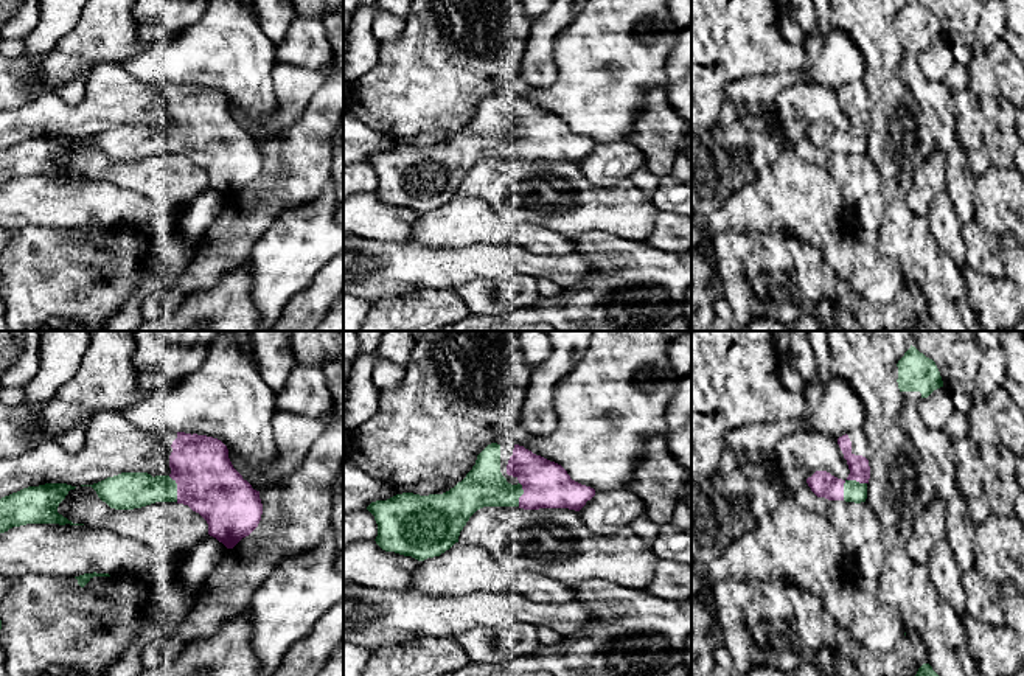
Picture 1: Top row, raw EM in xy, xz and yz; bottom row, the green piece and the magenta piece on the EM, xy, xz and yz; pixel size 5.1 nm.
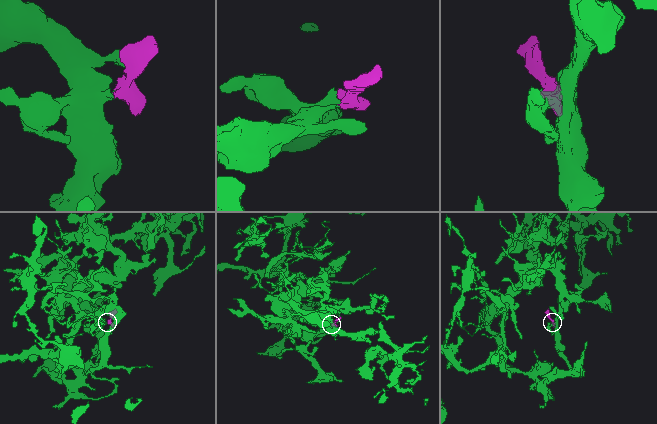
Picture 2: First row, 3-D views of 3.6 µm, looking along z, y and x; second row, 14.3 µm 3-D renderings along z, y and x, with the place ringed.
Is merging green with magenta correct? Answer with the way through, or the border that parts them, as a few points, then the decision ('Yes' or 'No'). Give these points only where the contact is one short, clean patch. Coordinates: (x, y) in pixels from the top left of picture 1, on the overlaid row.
Yes

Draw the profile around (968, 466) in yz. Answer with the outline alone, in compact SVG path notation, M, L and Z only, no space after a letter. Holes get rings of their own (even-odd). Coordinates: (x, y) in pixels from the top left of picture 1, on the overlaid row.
M957 438L954 444L956 483L960 496L970 497L984 496L984 466L977 446L970 438Z

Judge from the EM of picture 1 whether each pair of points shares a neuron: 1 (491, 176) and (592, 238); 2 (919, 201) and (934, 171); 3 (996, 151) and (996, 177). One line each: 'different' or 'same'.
1: different
2: same
3: different

